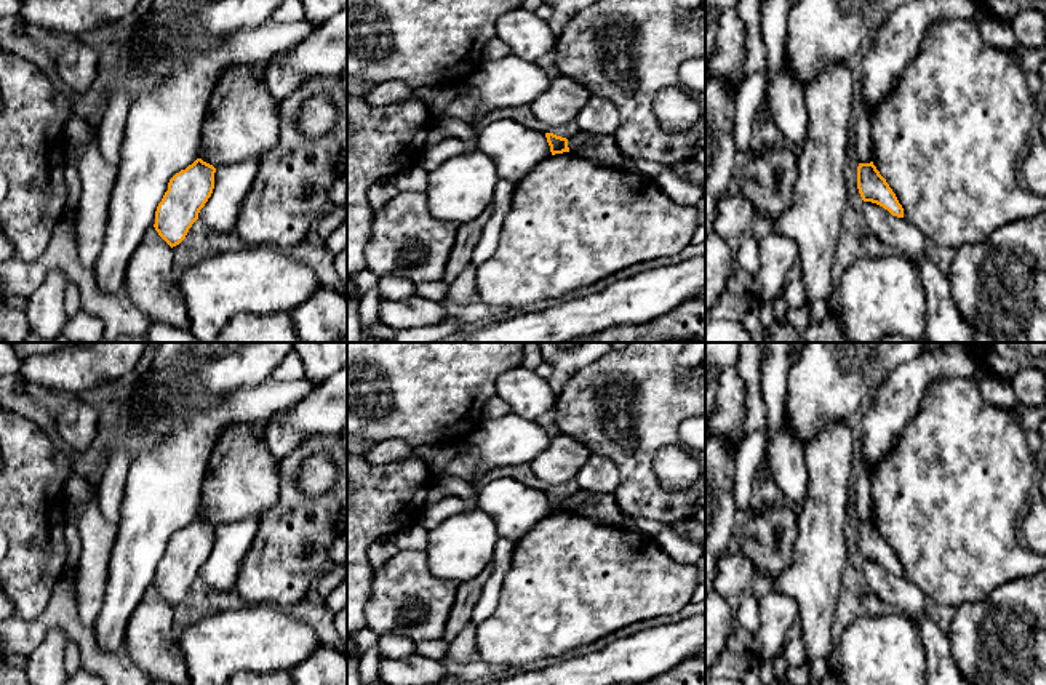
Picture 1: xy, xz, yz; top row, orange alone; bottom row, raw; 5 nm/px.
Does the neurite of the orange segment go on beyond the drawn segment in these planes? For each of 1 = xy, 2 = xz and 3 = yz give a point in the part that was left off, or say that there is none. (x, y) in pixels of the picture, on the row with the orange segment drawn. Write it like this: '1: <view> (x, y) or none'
1: none
2: none
3: none

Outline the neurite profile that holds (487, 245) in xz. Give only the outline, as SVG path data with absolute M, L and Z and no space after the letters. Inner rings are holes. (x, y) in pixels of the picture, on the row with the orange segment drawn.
M499 179L494 189L493 211L472 253L472 266L480 267L497 248L502 224L512 208L515 182Z

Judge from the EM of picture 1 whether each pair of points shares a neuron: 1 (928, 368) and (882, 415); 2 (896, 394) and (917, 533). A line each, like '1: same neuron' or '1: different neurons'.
1: same neuron
2: different neurons

